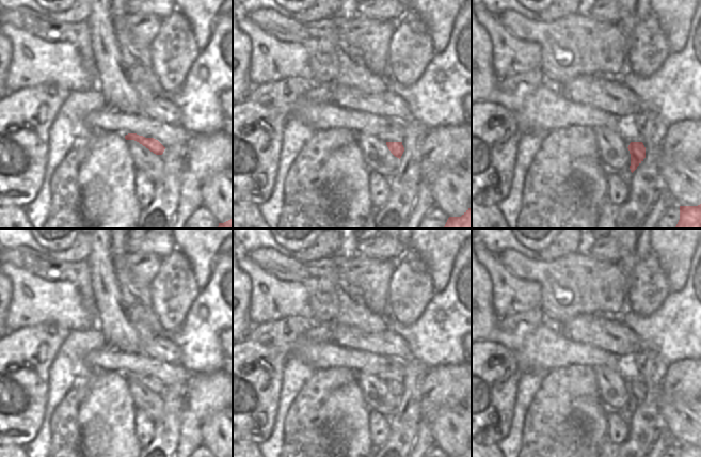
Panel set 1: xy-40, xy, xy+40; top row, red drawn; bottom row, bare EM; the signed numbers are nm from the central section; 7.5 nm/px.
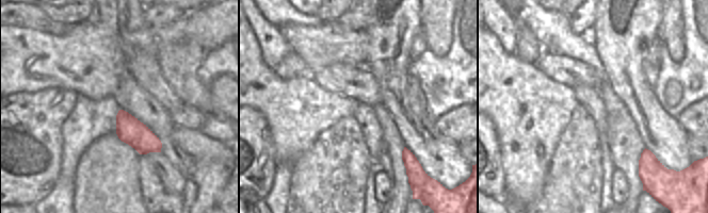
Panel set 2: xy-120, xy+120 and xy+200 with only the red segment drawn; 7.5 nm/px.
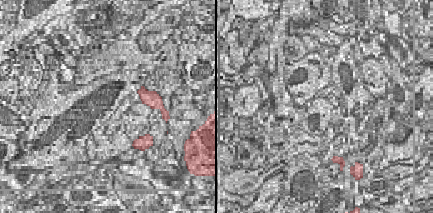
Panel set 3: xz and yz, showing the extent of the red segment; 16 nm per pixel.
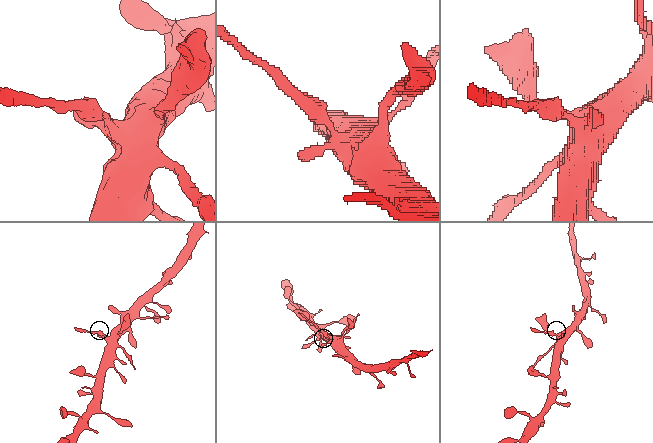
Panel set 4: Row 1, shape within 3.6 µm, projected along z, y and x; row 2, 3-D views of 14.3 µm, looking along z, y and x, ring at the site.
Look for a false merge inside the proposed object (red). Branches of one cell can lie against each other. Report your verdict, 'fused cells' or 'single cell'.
fused cells

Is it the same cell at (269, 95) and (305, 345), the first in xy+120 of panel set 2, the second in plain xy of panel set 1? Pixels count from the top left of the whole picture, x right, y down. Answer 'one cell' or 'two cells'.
one cell

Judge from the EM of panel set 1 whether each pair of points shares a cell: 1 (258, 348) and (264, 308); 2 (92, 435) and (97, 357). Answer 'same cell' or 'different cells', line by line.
1: different cells
2: different cells

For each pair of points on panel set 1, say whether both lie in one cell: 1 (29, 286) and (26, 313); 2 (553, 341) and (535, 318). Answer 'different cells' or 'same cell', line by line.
1: same cell
2: different cells

